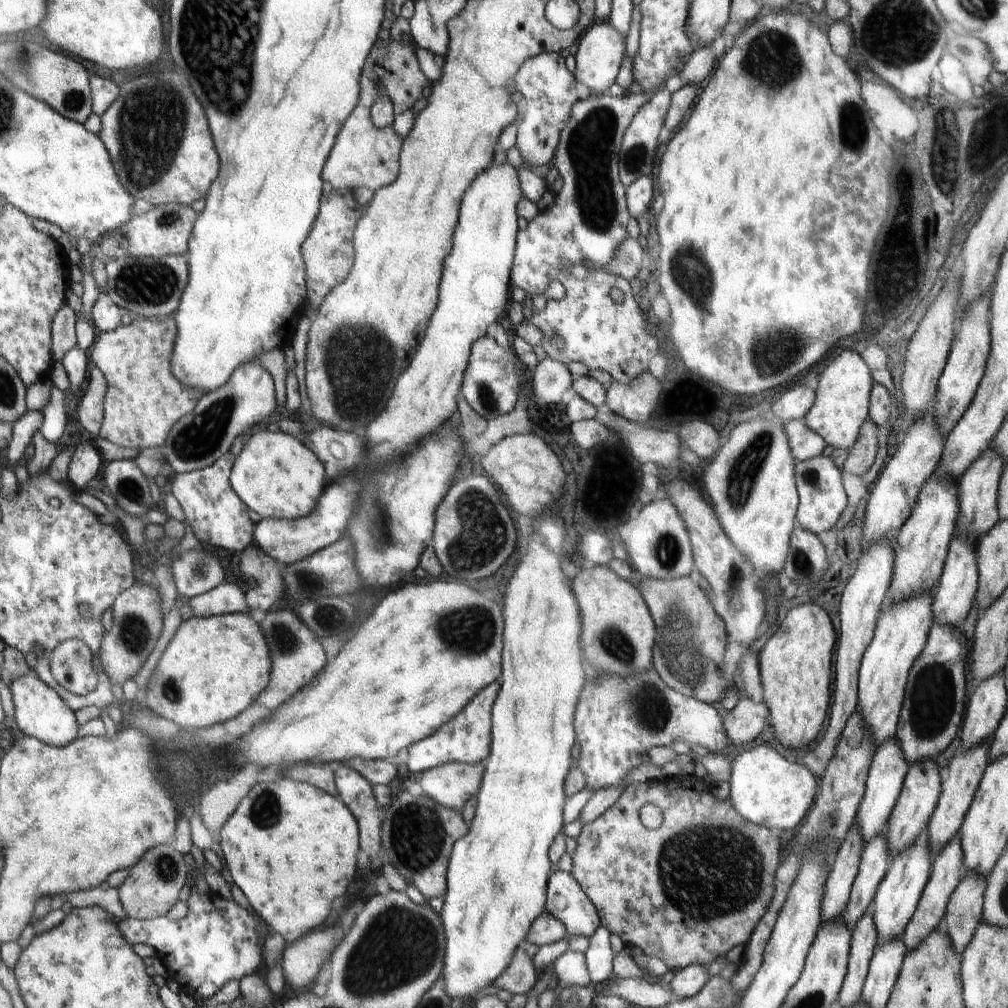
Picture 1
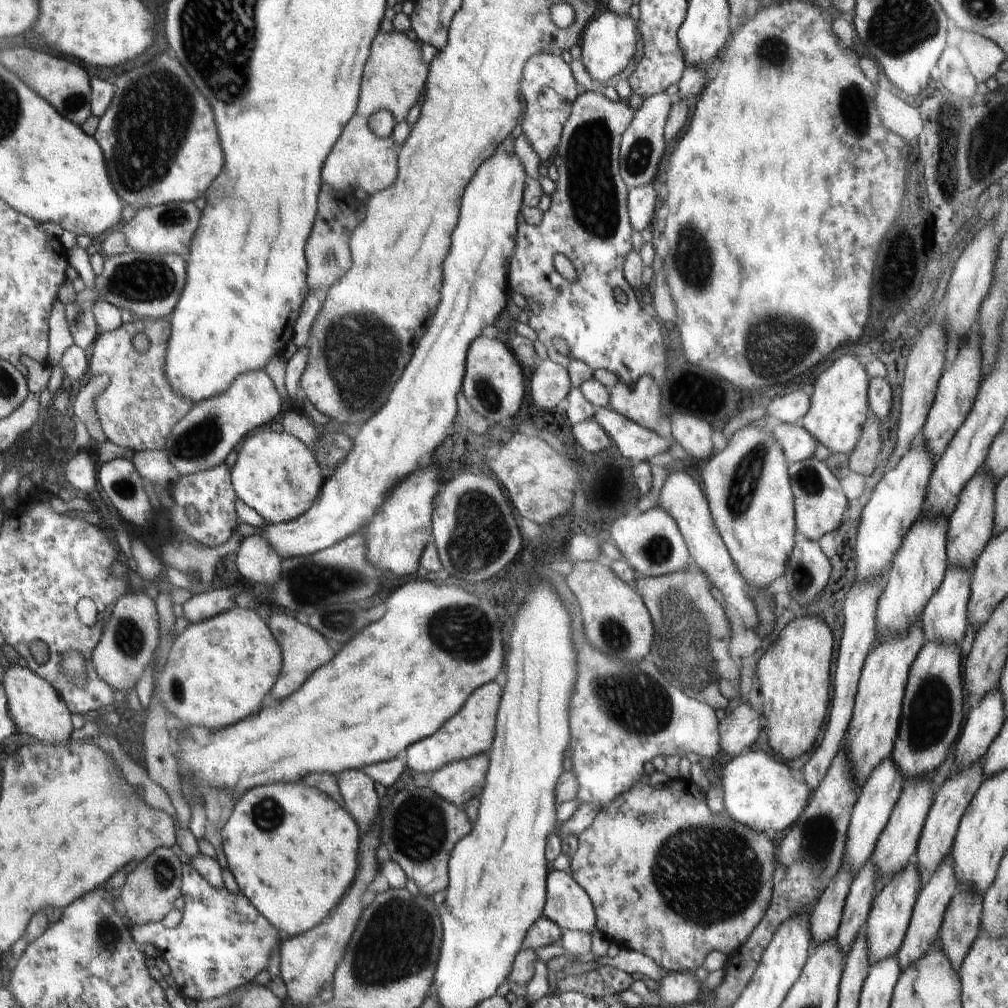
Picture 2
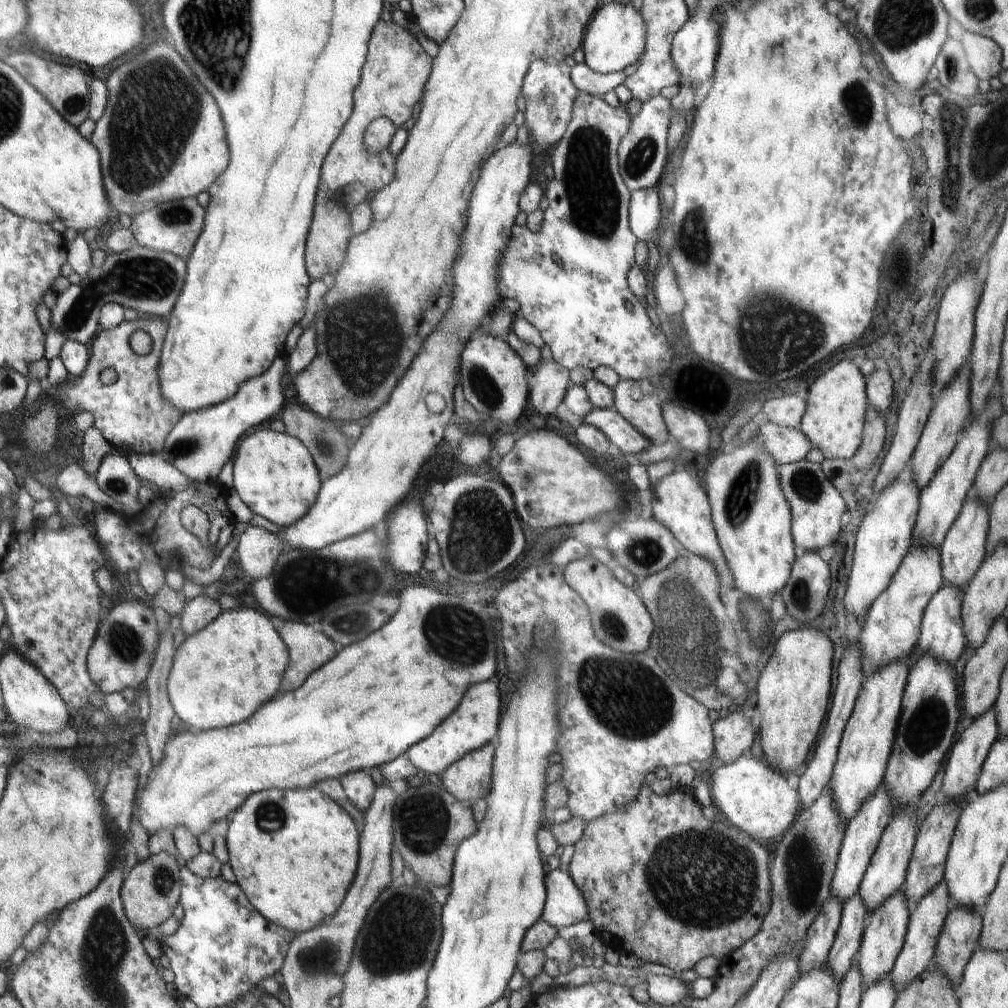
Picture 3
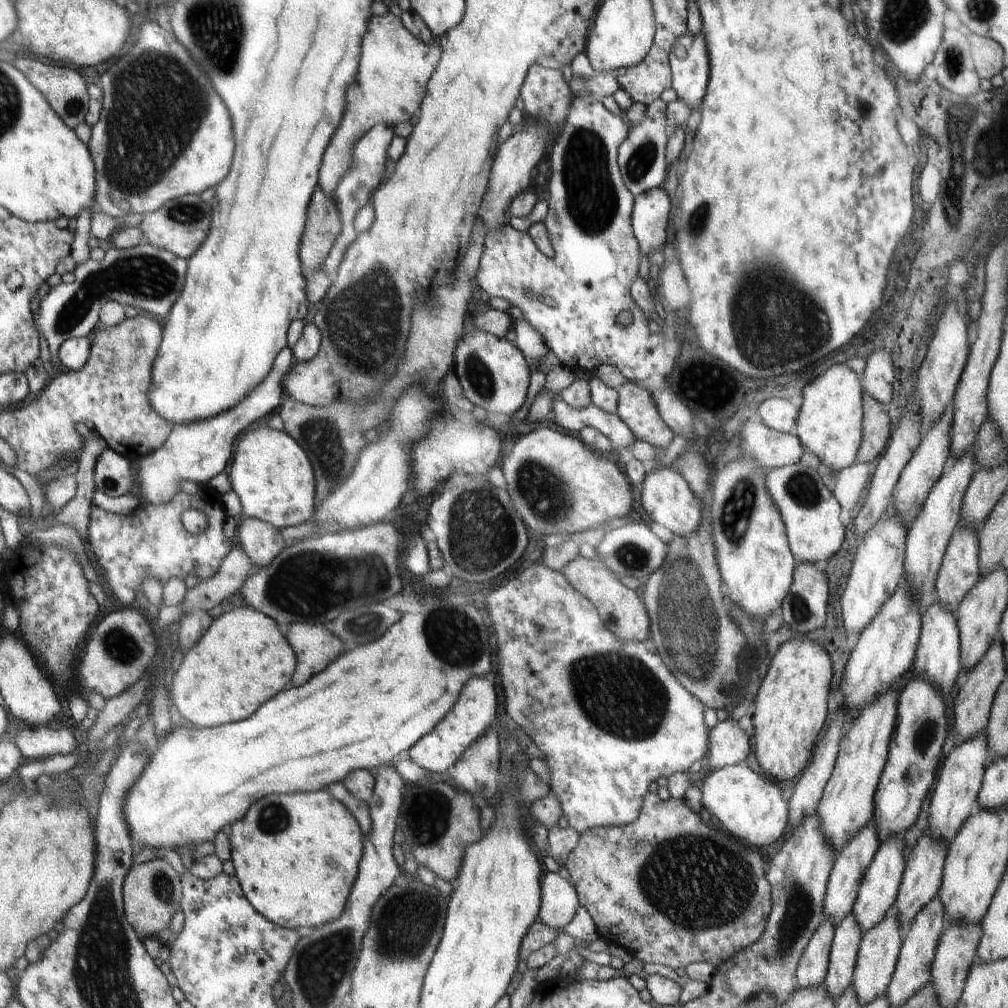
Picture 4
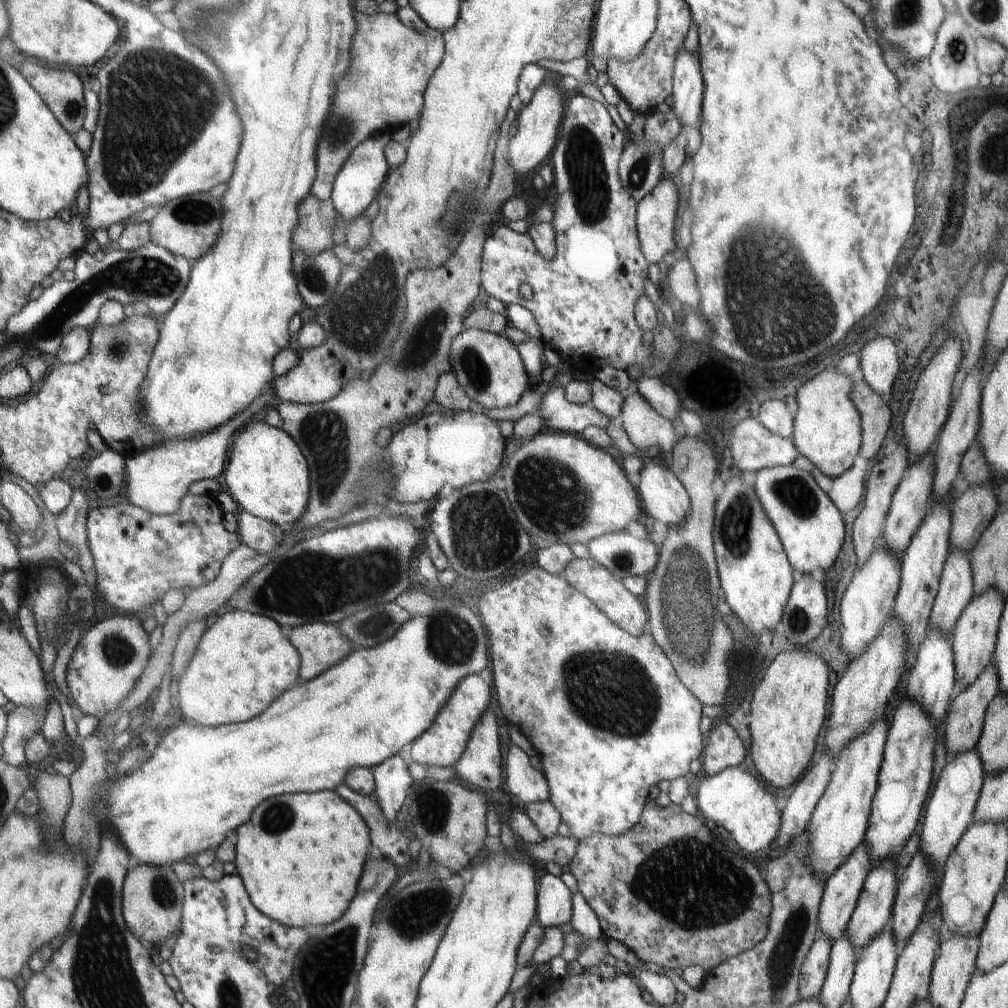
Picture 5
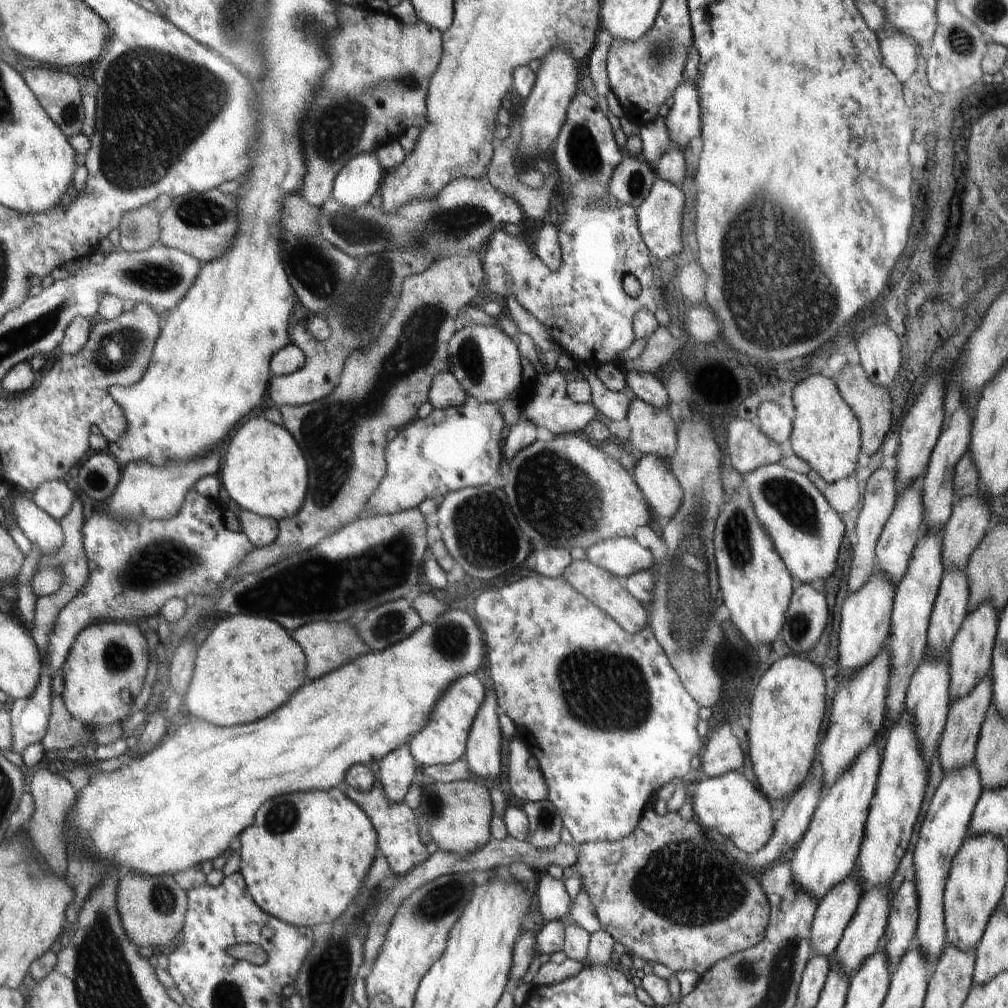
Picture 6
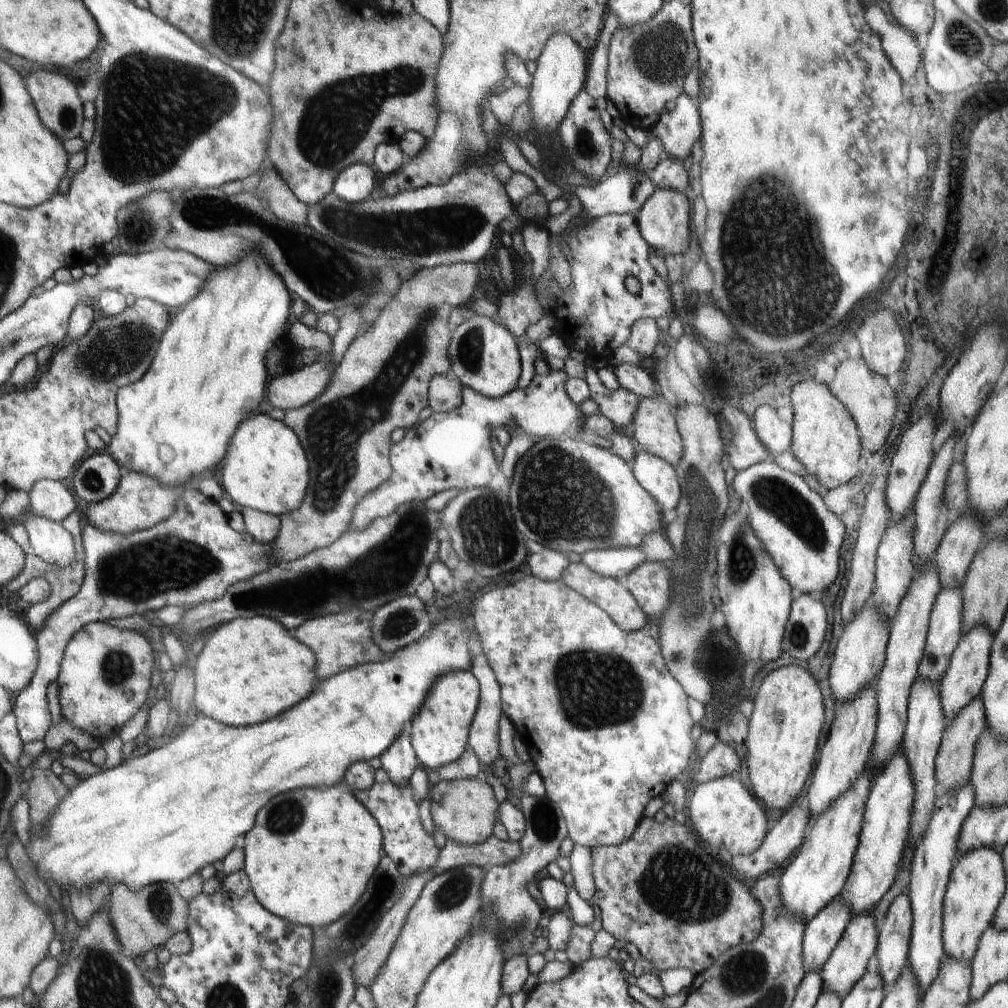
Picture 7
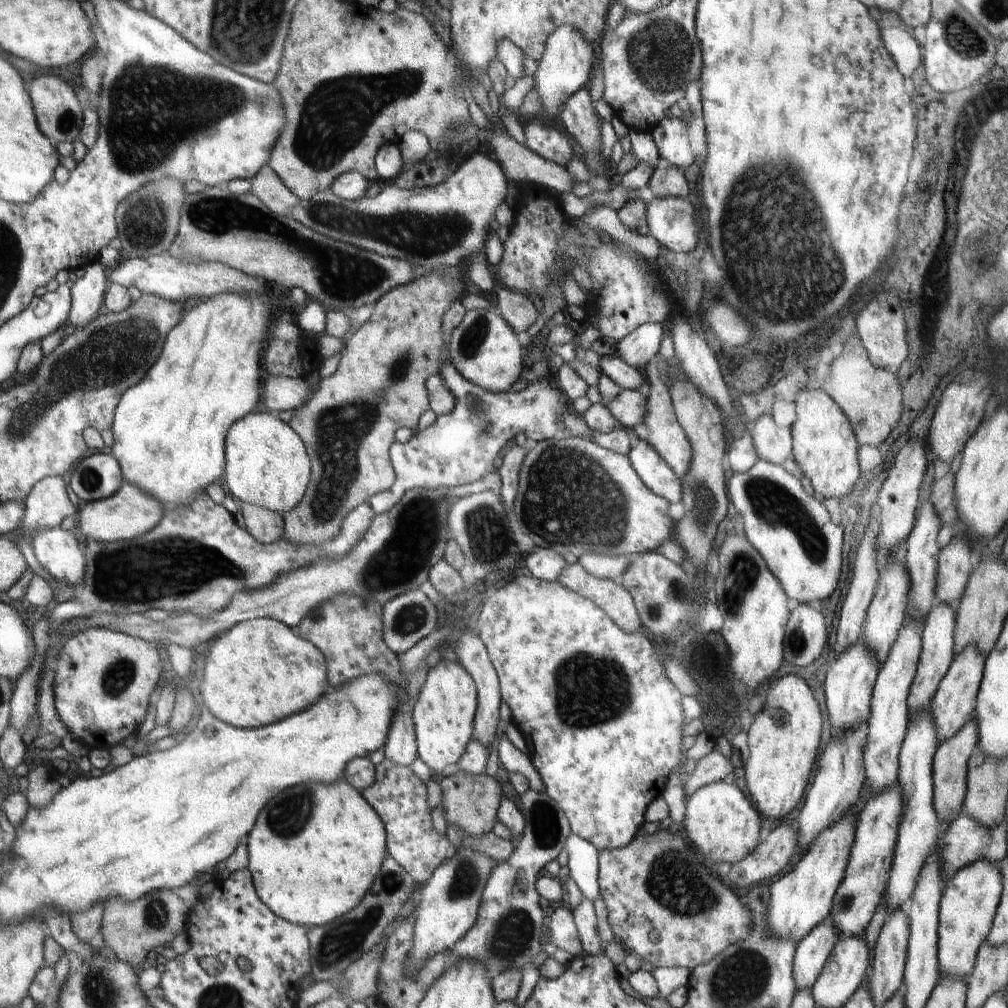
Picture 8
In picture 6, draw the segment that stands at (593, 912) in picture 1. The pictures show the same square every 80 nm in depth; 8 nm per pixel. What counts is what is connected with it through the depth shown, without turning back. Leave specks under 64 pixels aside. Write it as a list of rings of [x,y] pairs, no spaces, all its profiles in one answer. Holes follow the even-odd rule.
[[[549,874],[538,882],[534,899],[535,911],[542,913],[546,922],[560,920],[571,908],[563,880],[555,879]]]

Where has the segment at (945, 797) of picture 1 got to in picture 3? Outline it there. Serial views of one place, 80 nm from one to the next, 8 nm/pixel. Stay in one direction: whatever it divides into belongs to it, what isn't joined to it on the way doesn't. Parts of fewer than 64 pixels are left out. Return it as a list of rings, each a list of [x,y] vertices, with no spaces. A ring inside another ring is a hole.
[[[938,802],[918,826],[915,845],[910,857],[906,880],[901,886],[901,892],[905,896],[907,909],[911,915],[924,895],[932,892],[943,880],[945,864],[949,846],[954,836],[957,818],[960,814],[960,805],[957,803]]]

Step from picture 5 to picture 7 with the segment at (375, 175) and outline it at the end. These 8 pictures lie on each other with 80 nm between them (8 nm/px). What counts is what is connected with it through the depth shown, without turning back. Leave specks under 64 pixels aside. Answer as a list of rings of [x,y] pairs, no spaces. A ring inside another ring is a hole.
[[[362,163],[347,166],[339,174],[332,192],[346,202],[362,202],[374,189],[374,173],[374,168]]]

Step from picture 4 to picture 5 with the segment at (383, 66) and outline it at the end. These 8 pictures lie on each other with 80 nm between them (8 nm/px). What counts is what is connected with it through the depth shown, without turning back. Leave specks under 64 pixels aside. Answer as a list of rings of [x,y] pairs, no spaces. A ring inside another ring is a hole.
[[[360,13],[356,14],[355,18],[358,22],[358,32],[354,40],[356,50],[352,50],[352,66],[348,70],[348,78],[340,82],[340,94],[336,94],[336,110],[332,110],[332,118],[328,118],[328,134],[324,134],[324,142],[320,142],[320,178],[316,178],[310,192],[310,195],[322,202],[331,198],[338,174],[361,142],[367,141],[372,134],[388,133],[398,126],[419,120],[424,108],[428,81],[446,56],[446,43],[443,41],[443,33],[439,30],[412,29],[396,13]]]

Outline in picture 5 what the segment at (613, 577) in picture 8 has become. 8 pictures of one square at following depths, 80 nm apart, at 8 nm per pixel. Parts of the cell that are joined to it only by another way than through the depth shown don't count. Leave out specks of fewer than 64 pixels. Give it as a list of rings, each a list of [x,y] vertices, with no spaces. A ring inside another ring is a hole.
[[[627,531],[605,534],[586,546],[589,558],[607,567],[621,580],[631,576],[649,577],[659,560],[659,550],[654,543]]]

